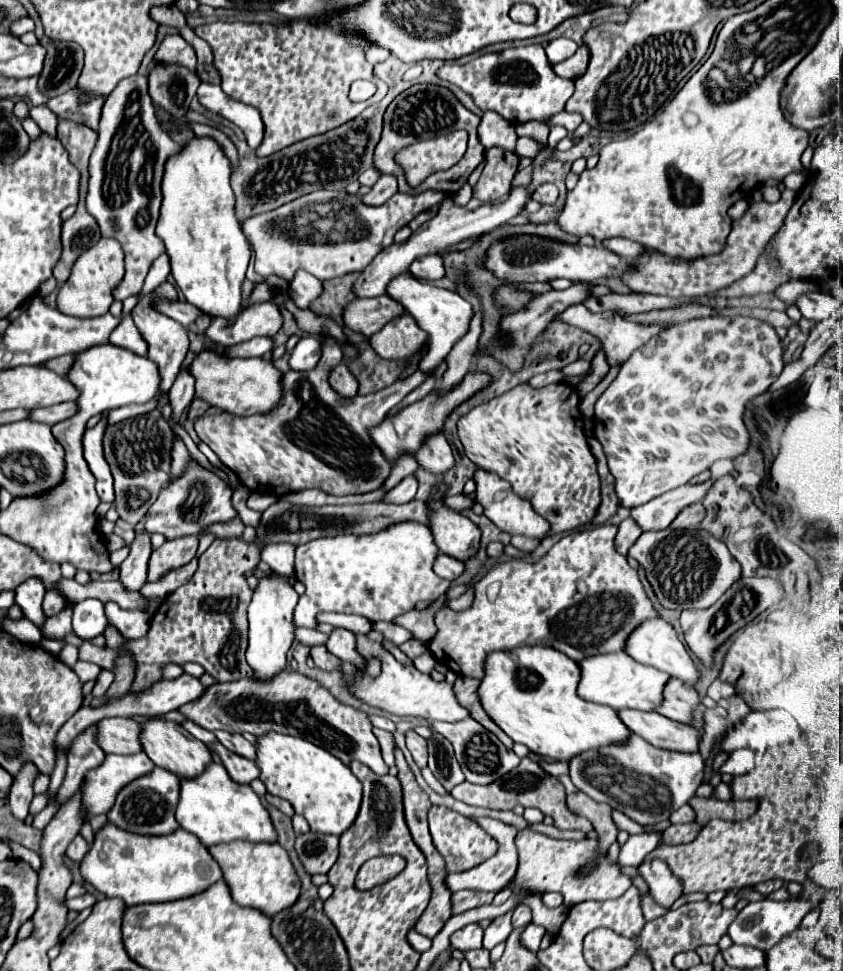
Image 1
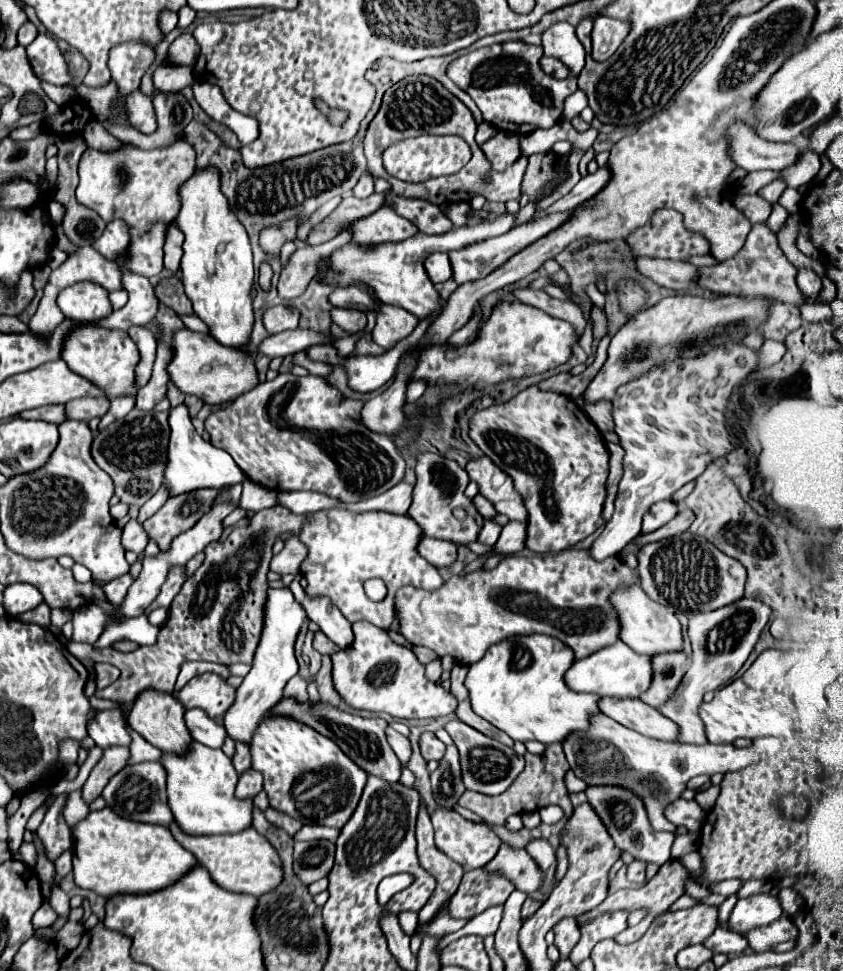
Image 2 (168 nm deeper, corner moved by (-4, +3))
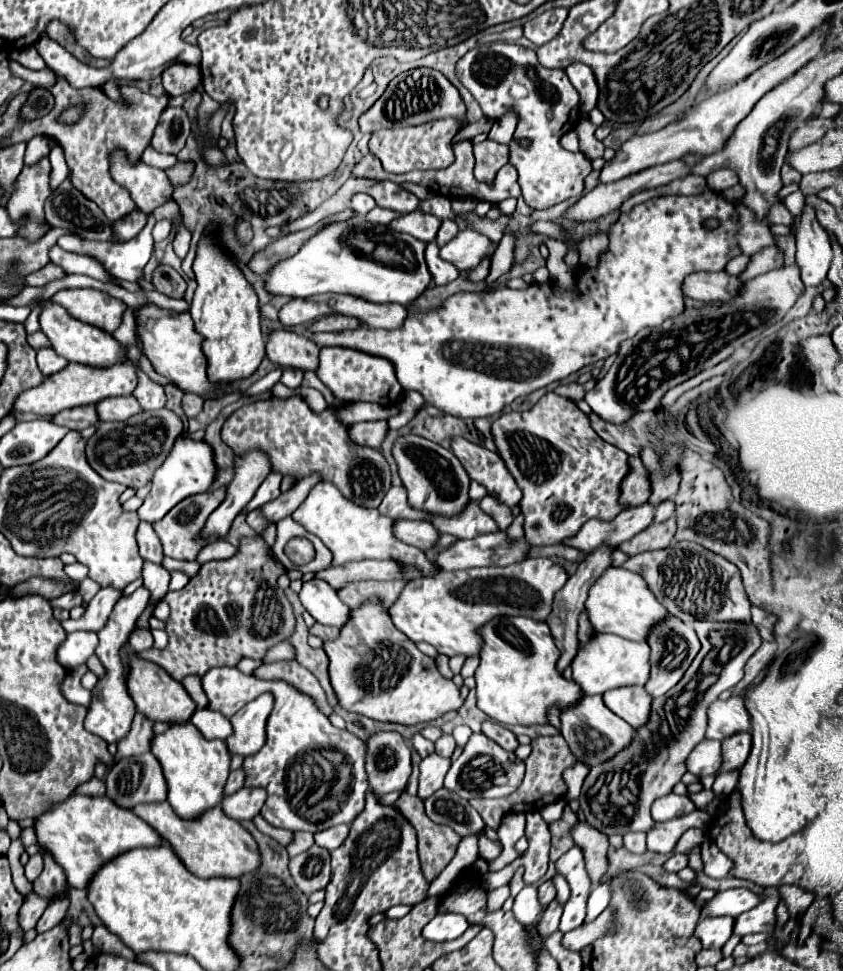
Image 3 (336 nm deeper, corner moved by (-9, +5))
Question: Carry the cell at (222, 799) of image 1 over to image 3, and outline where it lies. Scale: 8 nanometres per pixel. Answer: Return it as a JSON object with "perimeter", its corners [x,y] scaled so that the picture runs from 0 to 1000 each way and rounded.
{"perimeter":[[[212,746],[193,756],[186,756],[179,766],[179,774],[193,789],[193,797],[200,809],[198,826],[219,844],[234,844],[241,836],[262,830],[267,822],[267,805],[274,793],[274,774],[265,762],[243,762],[227,746]]]}

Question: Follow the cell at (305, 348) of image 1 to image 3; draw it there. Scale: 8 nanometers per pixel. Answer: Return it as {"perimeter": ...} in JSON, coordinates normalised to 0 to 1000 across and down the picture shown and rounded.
{"perimeter":[[[381,358],[378,365],[378,381],[376,387],[395,402],[400,410],[407,410],[412,414],[452,414],[454,408],[469,398],[469,377],[452,367],[442,367],[435,363],[426,363],[419,358]]]}

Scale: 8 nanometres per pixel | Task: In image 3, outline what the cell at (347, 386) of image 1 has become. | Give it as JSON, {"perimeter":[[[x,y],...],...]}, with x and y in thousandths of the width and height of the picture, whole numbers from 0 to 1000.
{"perimeter":[[[343,340],[321,342],[314,358],[319,371],[336,379],[357,379],[357,381],[378,379],[378,358],[369,350],[350,342]]]}

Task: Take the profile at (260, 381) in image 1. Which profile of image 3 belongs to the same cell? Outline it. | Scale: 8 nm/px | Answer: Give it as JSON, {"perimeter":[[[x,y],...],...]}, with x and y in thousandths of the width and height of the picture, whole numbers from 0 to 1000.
{"perimeter":[[[189,315],[165,317],[163,321],[165,344],[170,348],[170,363],[181,375],[184,383],[203,391],[217,404],[229,404],[236,408],[248,408],[265,400],[265,395],[255,395],[246,387],[246,369],[241,365],[241,346],[231,342],[229,327],[224,323],[208,323],[203,319],[193,319]]]}

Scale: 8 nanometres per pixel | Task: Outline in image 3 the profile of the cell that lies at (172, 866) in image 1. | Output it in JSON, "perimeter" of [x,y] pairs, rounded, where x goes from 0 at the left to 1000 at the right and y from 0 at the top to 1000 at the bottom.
{"perimeter":[[[82,820],[72,828],[65,828],[58,836],[49,838],[42,849],[46,871],[60,875],[68,888],[75,892],[79,910],[87,915],[103,915],[108,904],[122,894],[122,888],[132,888],[146,877],[160,873],[193,871],[193,863],[165,840],[153,834],[136,830],[127,820],[106,822],[106,820]]]}

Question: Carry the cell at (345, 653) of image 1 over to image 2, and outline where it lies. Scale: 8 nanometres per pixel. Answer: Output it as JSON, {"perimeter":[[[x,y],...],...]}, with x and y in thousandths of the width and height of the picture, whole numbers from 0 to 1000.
{"perimeter":[[[353,595],[344,601],[344,608],[353,620],[358,620],[358,626],[365,634],[365,639],[375,641],[380,649],[403,667],[413,667],[420,659],[418,645],[408,636],[408,632],[384,614],[363,614],[361,606],[356,604]]]}

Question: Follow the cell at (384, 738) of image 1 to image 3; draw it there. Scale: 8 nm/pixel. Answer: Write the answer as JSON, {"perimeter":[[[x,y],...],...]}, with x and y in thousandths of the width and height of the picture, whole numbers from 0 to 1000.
{"perimeter":[[[492,756],[485,764],[488,764],[488,768],[492,770],[492,774],[495,774],[497,779],[509,779],[509,777],[514,777],[514,764],[504,762],[499,756]]]}

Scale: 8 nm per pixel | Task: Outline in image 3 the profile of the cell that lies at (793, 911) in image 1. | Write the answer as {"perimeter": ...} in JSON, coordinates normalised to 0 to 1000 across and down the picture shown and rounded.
{"perimeter":[[[865,915],[860,919],[853,919],[846,927],[841,927],[839,935],[832,939],[834,943],[867,943],[874,945],[881,939],[893,937],[900,933],[903,925],[891,919],[888,915]]]}

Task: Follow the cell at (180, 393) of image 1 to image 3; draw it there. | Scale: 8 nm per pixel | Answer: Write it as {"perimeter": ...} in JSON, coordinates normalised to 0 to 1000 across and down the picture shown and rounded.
{"perimeter":[[[217,443],[208,457],[203,468],[198,470],[198,474],[189,480],[189,484],[181,490],[181,501],[179,507],[174,509],[172,517],[167,519],[167,523],[163,525],[165,533],[172,538],[186,538],[189,533],[193,533],[208,519],[212,519],[217,513],[229,511],[229,509],[238,509],[246,507],[250,503],[250,498],[257,492],[257,478],[255,478],[255,463],[250,461],[250,457],[246,457],[243,453],[229,453],[222,451],[222,445]]]}

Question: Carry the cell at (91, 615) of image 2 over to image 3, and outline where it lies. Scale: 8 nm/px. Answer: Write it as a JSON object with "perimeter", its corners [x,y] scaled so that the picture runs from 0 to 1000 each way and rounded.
{"perimeter":[[[91,649],[79,653],[79,659],[70,667],[70,682],[79,686],[79,690],[89,690],[91,686],[101,684],[106,676],[113,674],[115,665],[115,651],[108,649]]]}

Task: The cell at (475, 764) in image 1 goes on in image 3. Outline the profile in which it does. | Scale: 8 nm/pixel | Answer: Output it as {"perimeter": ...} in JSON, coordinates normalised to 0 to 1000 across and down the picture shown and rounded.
{"perimeter":[[[563,754],[559,756],[554,768],[549,770],[547,779],[535,787],[530,799],[528,799],[528,809],[540,814],[547,822],[599,822],[609,818],[623,799],[623,785],[616,783],[609,774],[597,772],[594,768],[587,768],[575,756]]]}

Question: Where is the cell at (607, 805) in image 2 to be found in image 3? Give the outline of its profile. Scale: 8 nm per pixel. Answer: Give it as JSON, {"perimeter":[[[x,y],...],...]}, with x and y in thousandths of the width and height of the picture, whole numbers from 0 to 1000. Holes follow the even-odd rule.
{"perimeter":[[[827,639],[824,651],[832,659],[832,669],[815,688],[813,696],[796,713],[786,719],[775,721],[772,739],[770,744],[756,752],[756,762],[739,772],[739,777],[725,781],[725,785],[715,785],[703,789],[696,797],[692,812],[689,812],[689,836],[699,849],[718,859],[737,859],[744,857],[770,857],[779,849],[772,842],[772,828],[798,816],[798,809],[813,797],[813,781],[817,774],[829,766],[836,758],[839,750],[839,727],[860,711],[870,709],[881,698],[881,688],[888,676],[903,665],[900,647],[893,641],[843,641],[843,639]],[[841,651],[867,651],[872,653],[872,674],[858,684],[855,692],[851,694],[848,704],[843,706],[822,706],[827,692],[832,690],[834,678],[846,669],[841,661]]]}

